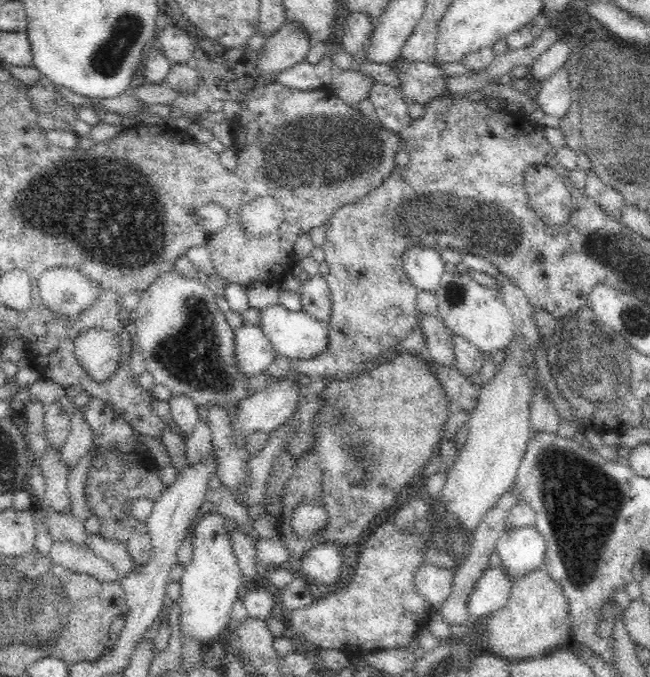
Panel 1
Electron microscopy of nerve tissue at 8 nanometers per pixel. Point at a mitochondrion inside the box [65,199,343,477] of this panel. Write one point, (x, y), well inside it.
(193, 356)

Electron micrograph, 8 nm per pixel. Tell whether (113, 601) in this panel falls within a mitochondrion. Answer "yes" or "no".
no

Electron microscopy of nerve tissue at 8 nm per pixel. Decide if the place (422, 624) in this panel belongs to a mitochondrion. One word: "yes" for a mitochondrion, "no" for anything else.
no

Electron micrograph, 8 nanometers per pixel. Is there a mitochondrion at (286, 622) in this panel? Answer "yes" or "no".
no

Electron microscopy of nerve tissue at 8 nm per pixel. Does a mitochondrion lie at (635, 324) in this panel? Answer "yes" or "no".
yes

